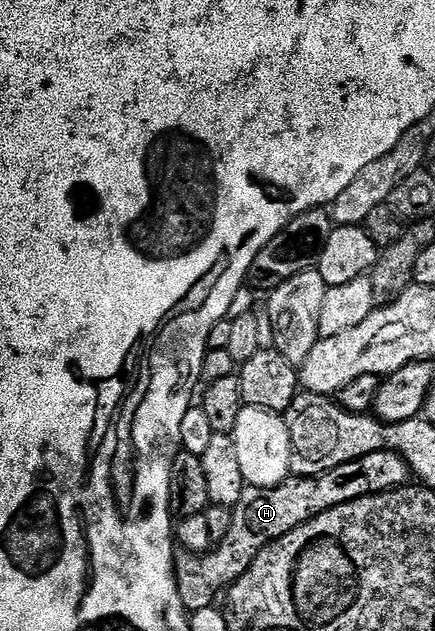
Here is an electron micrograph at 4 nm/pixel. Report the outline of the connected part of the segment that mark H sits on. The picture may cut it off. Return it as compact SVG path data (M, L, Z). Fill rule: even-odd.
M378 450L374 454L362 454L362 458L354 458L354 462L342 462L342 466L334 466L334 470L326 470L317 476L292 476L273 488L245 487L242 498L238 498L231 508L230 531L226 538L203 554L188 552L182 547L172 553L178 598L182 598L185 612L191 614L213 607L215 600L212 599L242 578L267 544L290 534L290 530L334 506L354 502L363 496L392 492L405 487L412 479L412 470L399 452Z

